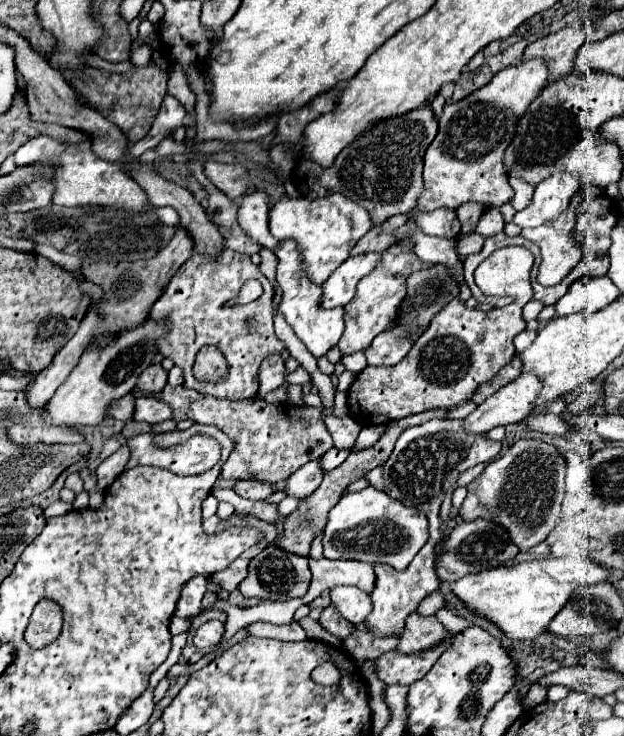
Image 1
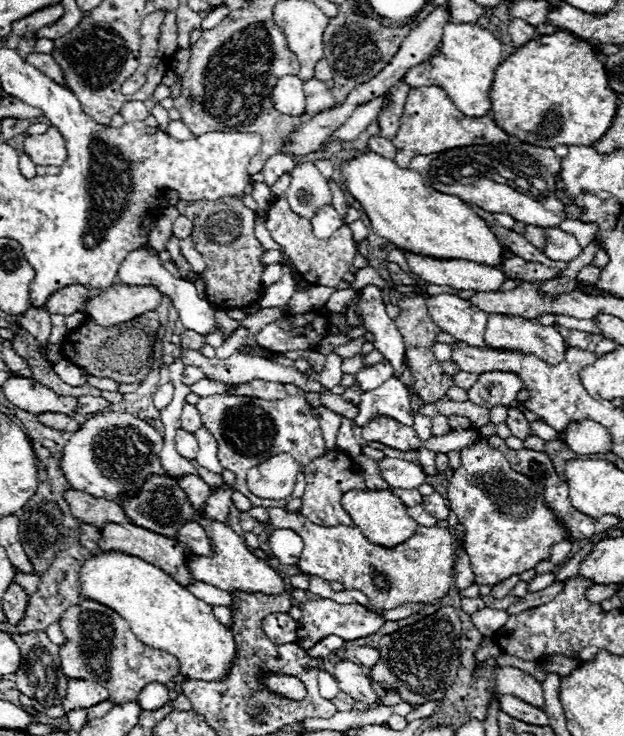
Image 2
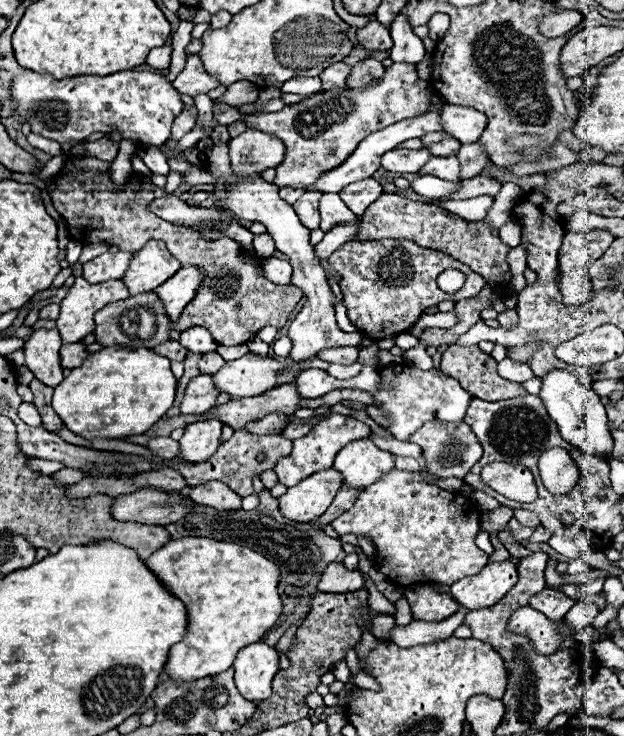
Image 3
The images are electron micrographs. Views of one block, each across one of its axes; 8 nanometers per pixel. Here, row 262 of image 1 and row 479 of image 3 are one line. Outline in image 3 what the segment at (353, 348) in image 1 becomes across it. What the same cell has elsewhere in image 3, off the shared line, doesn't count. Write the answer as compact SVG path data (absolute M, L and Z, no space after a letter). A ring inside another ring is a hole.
M392 468L388 474L384 474L380 480L374 484L366 486L354 506L338 516L332 522L332 528L344 536L344 534L354 534L354 536L366 536L374 542L376 546L376 558L374 566L390 578L390 582L400 584L400 586L412 586L418 582L440 582L440 584L454 584L460 578L474 576L478 570L482 570L488 562L488 554L482 552L474 540L480 532L480 510L474 506L468 498L460 496L458 492L448 492L442 490L426 478L422 478L420 472L402 472Z

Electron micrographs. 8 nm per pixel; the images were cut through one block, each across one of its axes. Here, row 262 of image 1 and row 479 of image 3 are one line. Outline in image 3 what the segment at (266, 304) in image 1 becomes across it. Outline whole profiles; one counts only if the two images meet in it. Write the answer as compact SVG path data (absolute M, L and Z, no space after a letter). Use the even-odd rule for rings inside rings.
M234 430L234 436L226 442L220 444L220 448L216 450L216 454L212 458L208 458L206 462L198 462L198 464L172 464L168 468L174 468L182 474L182 478L186 480L188 488L200 486L204 482L210 480L220 480L224 484L228 484L234 492L238 492L240 496L250 496L252 494L252 478L260 476L266 470L272 470L276 466L276 462L284 456L288 456L292 450L292 440L284 438L284 434L266 434L266 436L256 436L250 434L246 430ZM260 450L268 452L268 458L264 462L256 462L256 454Z

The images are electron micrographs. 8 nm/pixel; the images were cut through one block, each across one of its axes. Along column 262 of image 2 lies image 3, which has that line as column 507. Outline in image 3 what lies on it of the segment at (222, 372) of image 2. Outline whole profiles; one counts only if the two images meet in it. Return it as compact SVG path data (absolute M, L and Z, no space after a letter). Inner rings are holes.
M504 358L502 362L498 362L498 374L504 378L504 380L510 380L510 382L526 382L526 380L532 380L536 378L534 372L530 372L530 368L522 362L514 362L510 358Z

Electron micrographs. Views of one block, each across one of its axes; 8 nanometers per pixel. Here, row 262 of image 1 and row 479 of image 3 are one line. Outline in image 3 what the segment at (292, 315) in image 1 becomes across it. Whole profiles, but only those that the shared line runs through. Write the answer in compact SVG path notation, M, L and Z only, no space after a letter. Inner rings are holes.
M332 414L328 420L322 420L320 424L316 424L308 436L294 440L294 448L292 448L290 456L282 458L282 460L276 464L276 468L274 468L274 472L278 474L278 482L290 488L290 486L298 484L300 480L304 480L306 476L312 476L314 472L332 468L336 454L338 454L346 444L350 444L350 442L354 442L354 440L364 440L366 436L370 436L370 426L368 426L368 424L356 420L354 416Z

